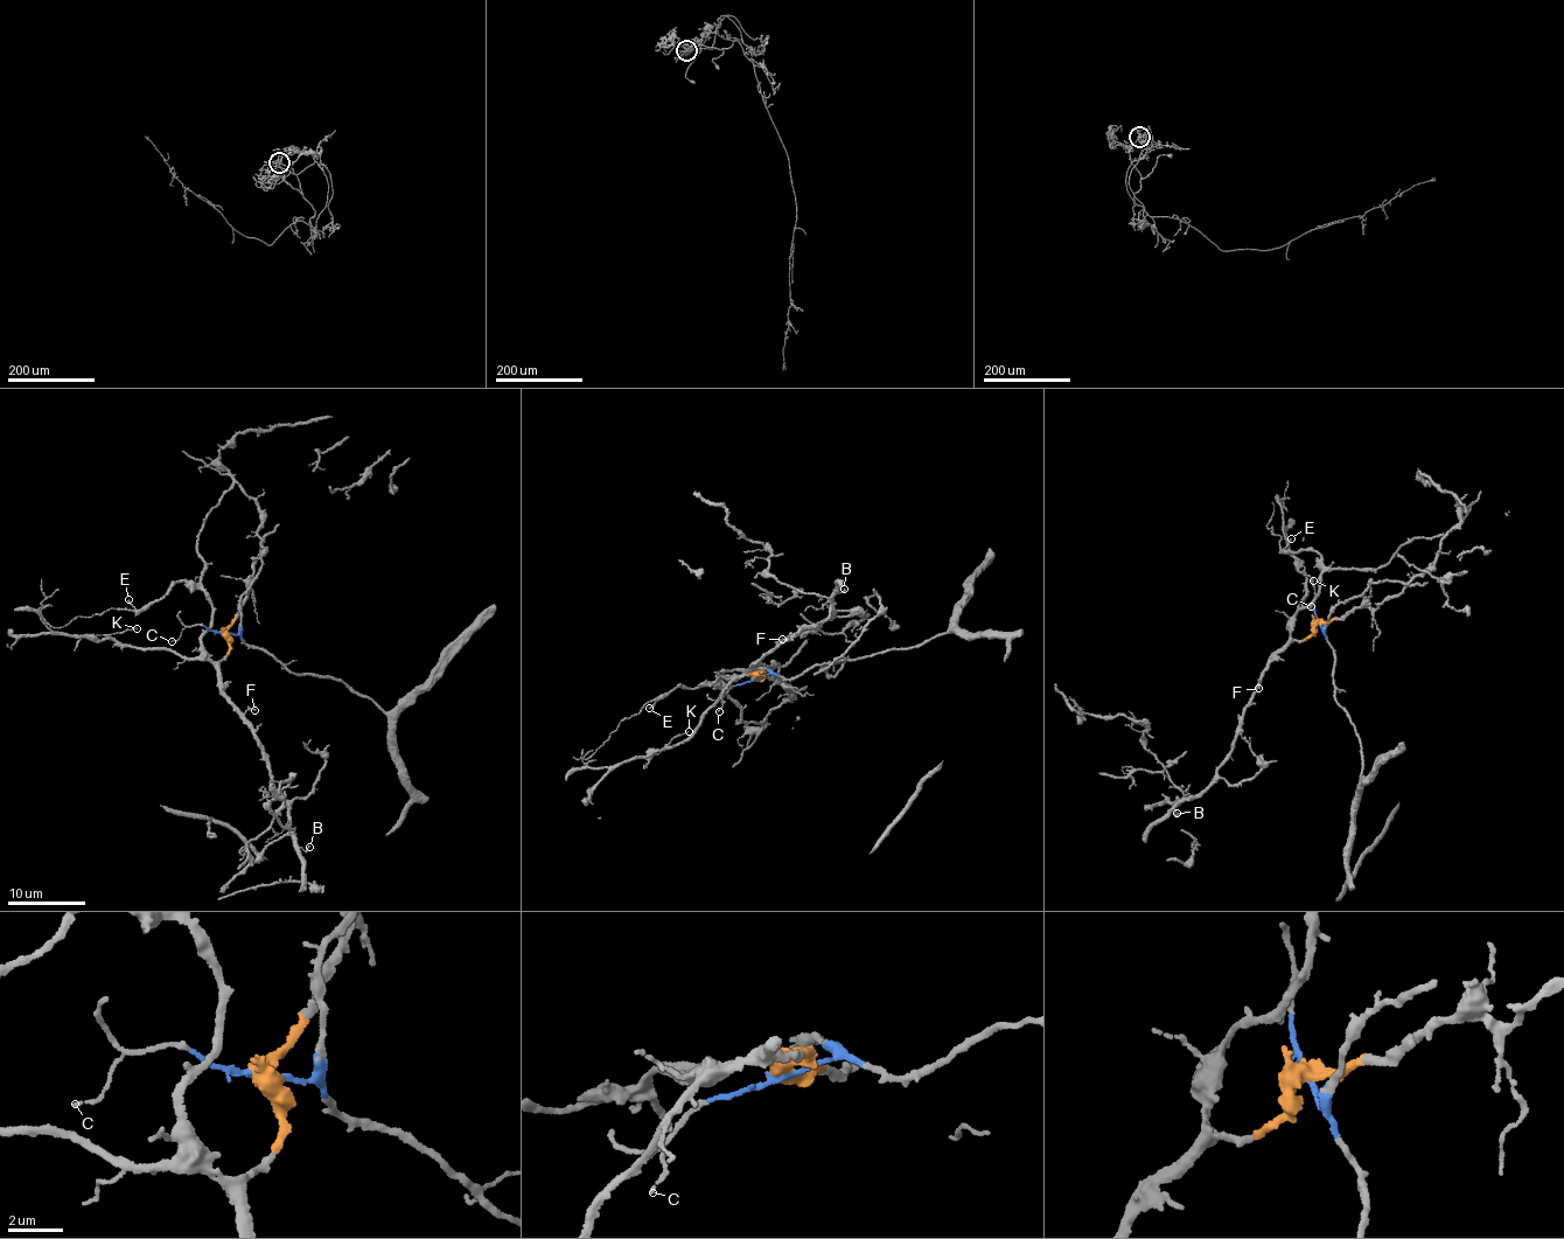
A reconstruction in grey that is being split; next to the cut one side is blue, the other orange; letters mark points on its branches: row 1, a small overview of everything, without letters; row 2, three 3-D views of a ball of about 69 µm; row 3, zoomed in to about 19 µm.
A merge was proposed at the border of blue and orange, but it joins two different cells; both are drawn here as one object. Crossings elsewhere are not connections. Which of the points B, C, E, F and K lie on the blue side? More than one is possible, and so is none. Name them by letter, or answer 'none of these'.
C

